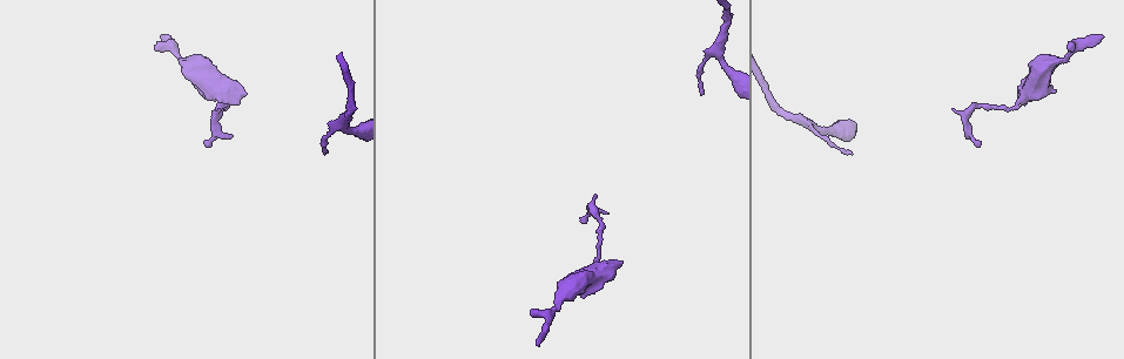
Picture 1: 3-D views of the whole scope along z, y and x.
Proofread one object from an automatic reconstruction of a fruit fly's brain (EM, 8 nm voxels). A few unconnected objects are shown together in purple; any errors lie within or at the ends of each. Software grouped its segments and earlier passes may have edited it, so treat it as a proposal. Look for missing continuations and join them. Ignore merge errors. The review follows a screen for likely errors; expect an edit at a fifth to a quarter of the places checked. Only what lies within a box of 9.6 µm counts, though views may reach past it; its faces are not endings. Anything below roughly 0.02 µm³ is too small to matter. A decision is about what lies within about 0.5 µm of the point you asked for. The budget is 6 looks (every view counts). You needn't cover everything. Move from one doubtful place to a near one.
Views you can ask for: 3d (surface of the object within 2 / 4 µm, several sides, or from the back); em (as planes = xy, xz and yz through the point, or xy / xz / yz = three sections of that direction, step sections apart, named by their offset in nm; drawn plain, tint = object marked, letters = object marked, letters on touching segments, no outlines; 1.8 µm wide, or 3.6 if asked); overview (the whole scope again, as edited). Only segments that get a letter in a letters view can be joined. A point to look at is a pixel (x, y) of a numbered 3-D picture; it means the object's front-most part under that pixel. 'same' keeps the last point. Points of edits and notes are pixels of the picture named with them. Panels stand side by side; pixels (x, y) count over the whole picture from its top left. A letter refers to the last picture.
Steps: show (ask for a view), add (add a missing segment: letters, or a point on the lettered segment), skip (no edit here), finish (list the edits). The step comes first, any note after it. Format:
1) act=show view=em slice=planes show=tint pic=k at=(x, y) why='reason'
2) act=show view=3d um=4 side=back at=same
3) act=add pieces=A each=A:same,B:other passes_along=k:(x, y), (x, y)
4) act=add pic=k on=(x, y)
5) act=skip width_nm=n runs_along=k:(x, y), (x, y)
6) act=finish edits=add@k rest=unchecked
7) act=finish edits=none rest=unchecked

act=show view=3d um=2 pic=1 at=(211, 144) why='free end'

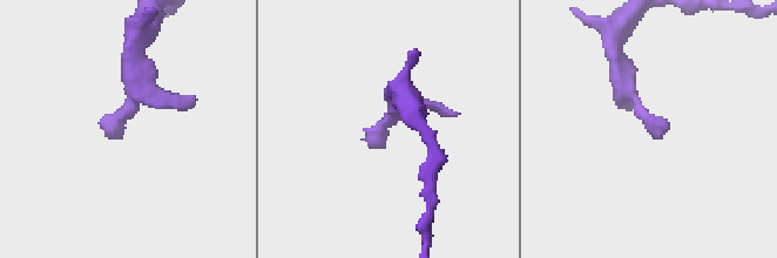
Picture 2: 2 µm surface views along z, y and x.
act=show view=em slice=xz step=4 show=letters pic=2 at=(384, 138)

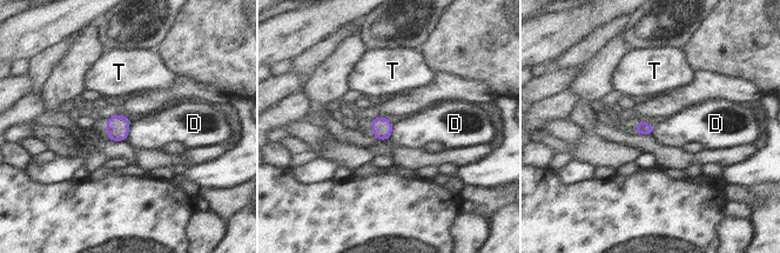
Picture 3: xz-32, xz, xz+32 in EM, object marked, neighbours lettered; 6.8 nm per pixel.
act=show view=em slice=planes show=letters at=same

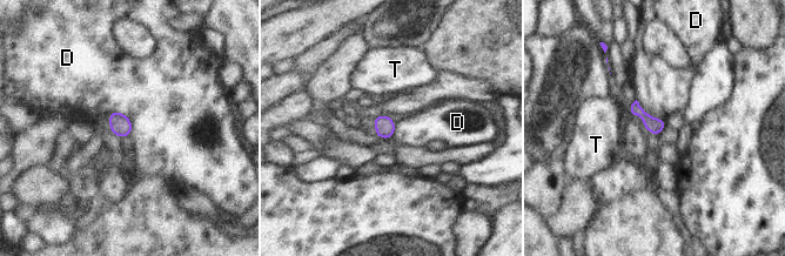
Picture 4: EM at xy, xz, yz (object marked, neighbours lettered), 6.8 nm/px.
act=skip width_nm=110 each=D:other,T:other found='none of them fits'

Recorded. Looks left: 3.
act=show view=em slice=planes show=letters pic=1 at=(325, 153) why='thin end'

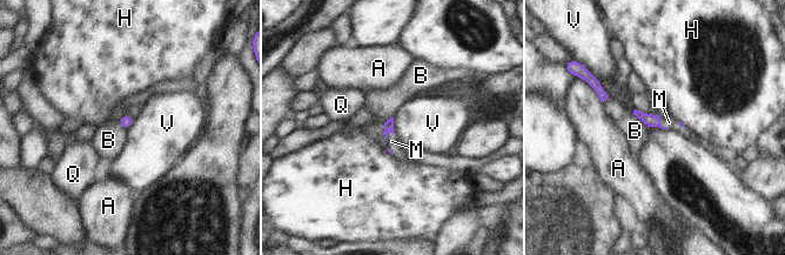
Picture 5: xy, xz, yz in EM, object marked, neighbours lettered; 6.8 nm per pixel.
act=add pieces=M each=A:other,B:other,H:other,M:same,Q:other,V:other passes_along=5:(650, 120), (661, 125), (669, 122) found='it goes on there'

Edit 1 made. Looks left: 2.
act=finish edits=add@5 rest=unchecked

